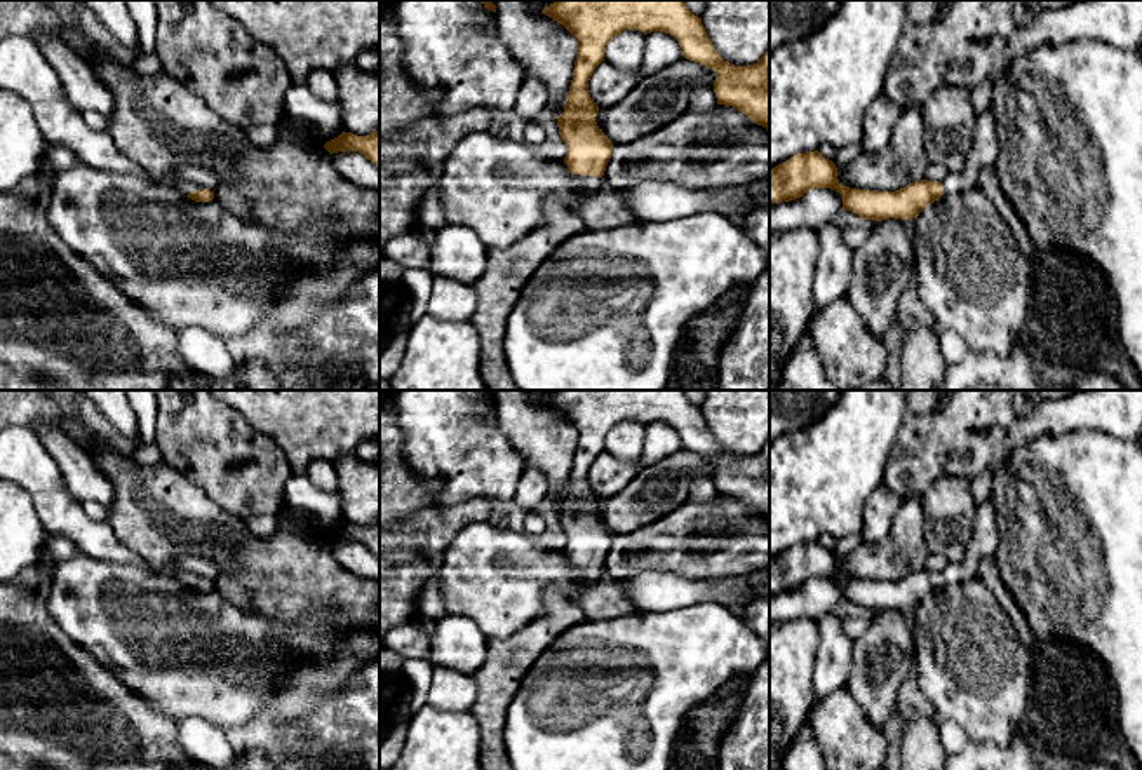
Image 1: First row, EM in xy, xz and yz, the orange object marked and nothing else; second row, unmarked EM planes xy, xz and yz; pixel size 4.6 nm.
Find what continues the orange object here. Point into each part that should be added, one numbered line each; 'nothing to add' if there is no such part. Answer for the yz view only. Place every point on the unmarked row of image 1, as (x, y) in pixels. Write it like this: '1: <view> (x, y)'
1: yz (984, 542)

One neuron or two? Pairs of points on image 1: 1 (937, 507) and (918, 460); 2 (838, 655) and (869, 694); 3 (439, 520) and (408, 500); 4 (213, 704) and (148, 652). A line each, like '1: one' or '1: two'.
1: two
2: two
3: two
4: one

